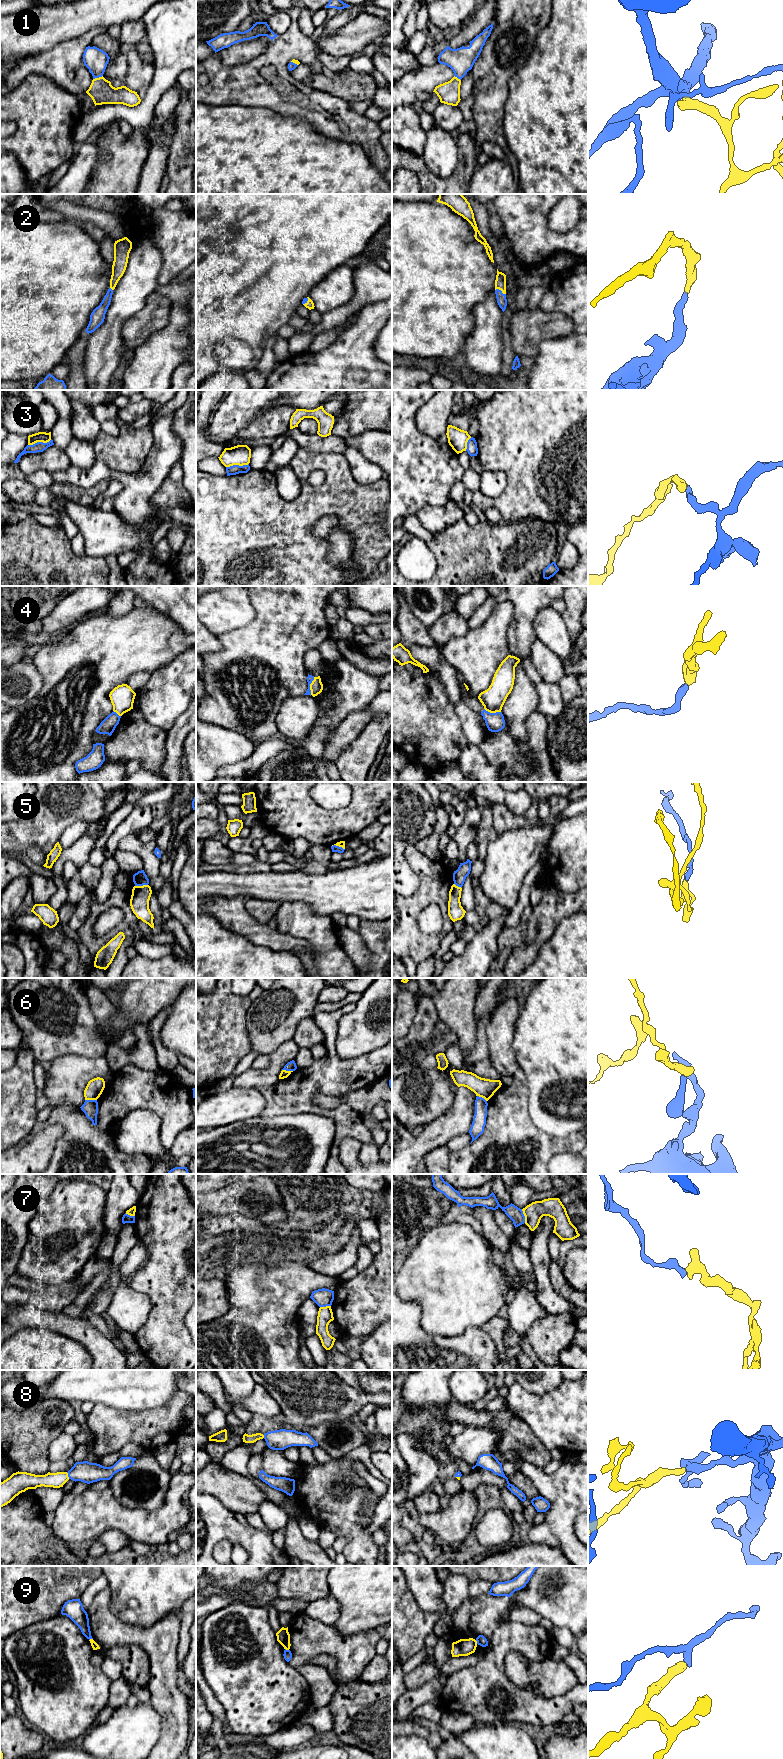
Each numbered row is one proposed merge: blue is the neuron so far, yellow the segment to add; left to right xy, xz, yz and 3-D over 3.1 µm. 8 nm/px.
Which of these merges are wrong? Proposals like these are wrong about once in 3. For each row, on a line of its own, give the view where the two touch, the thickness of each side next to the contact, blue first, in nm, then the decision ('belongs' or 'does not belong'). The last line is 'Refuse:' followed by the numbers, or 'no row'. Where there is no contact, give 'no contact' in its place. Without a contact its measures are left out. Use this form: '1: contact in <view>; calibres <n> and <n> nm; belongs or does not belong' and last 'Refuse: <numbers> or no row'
1: contact in xy; calibres 190 and 200 nm; belongs
2: contact in yz; calibres 80 and 100 nm; belongs
3: contact in xy; calibres 80 and 90 nm; does not belong
4: contact in xz; calibres 60 and 110 nm; does not belong
5: contact in xy; calibres 110 and 160 nm; does not belong
6: contact in xy; calibres 130 and 140 nm; does not belong
7: contact in yz; calibres 110 and 160 nm; does not belong
8: contact in xy; calibres 170 and 130 nm; belongs
9: contact in xy; calibres 140 and 60 nm; does not belong
Refuse: 3, 4, 5, 6, 7, 9

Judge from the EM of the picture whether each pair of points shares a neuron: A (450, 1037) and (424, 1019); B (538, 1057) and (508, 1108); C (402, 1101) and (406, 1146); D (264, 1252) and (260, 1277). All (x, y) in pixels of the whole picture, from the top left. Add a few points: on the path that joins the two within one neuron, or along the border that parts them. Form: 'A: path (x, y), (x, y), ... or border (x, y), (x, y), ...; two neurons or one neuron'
A: path (442, 1037), (437, 1037), (427, 1027); one neuron
B: border (519, 1067), (524, 1075), (528, 1091), (528, 1103); two neurons
C: border (402, 1124), (411, 1131); two neurons
D: border (268, 1258), (260, 1260); two neurons

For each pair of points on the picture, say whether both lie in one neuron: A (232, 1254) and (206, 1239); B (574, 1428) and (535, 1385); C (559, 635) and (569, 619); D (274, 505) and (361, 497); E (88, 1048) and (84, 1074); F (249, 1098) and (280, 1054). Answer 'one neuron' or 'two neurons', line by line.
A: two neurons
B: two neurons
C: two neurons
D: one neuron
E: two neurons
F: two neurons

